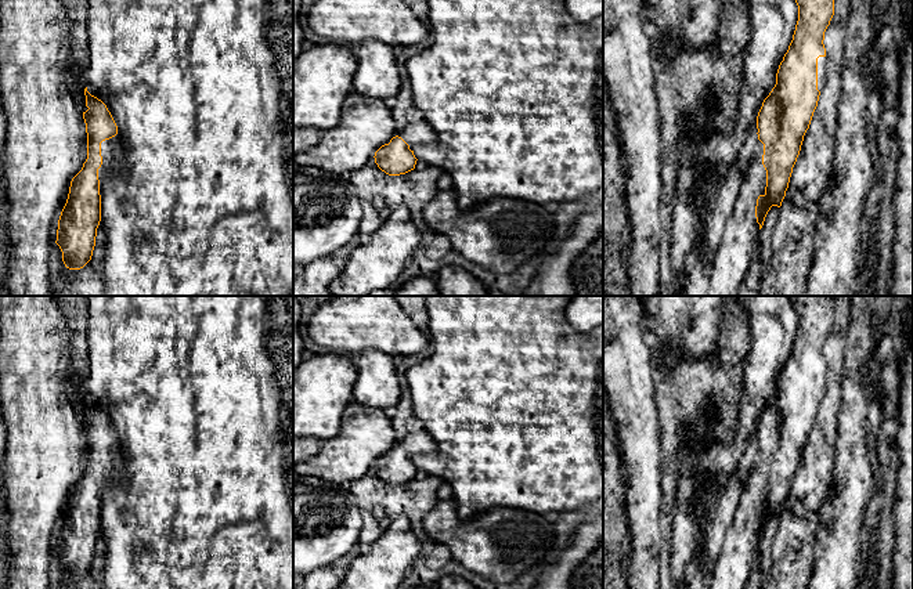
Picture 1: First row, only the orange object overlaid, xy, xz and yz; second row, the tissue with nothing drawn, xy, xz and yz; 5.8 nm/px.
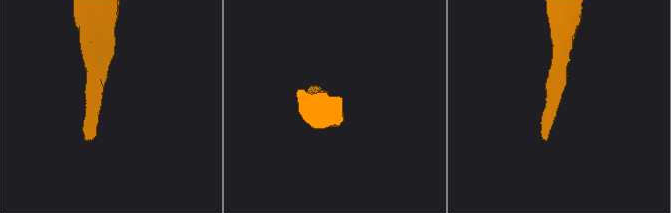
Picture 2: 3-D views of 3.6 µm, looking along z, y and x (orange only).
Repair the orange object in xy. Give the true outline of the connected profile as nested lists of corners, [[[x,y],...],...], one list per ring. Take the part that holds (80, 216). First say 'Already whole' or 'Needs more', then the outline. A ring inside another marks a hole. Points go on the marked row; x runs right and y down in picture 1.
Needs more. [[[87,87],[84,95],[89,108],[83,112],[87,133],[87,159],[71,181],[68,199],[58,220],[55,241],[62,252],[62,261],[69,270],[80,270],[91,260],[97,228],[101,221],[101,199],[107,180],[116,174],[116,169],[122,162],[122,144],[111,112],[101,100],[87,91]]]

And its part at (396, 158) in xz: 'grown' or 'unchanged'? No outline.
grown

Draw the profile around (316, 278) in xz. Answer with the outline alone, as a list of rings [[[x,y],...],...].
[[[331,257],[318,259],[304,265],[303,272],[293,278],[293,296],[333,296],[329,285],[342,274]]]

